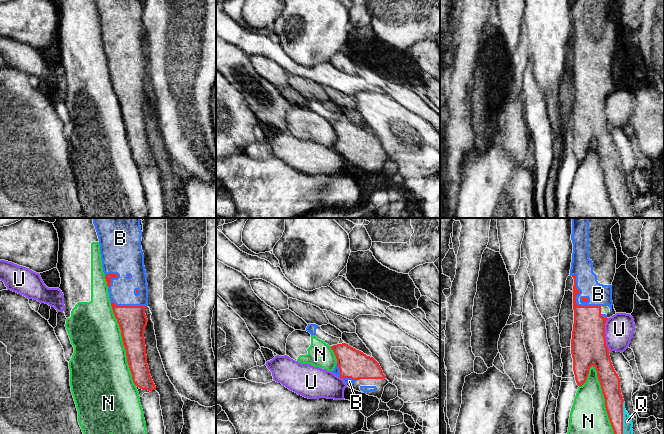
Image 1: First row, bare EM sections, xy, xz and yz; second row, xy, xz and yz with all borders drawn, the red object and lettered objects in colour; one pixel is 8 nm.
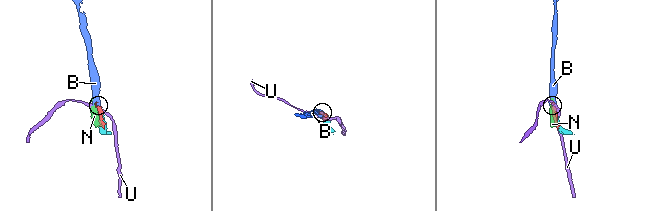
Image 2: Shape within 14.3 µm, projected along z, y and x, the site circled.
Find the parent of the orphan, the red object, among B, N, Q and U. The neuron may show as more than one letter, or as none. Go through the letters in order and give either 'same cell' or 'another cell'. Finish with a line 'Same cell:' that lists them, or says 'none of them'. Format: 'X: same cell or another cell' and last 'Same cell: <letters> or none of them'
B: same cell
N: another cell
Q: same cell
U: another cell
Same cell: B, Q

